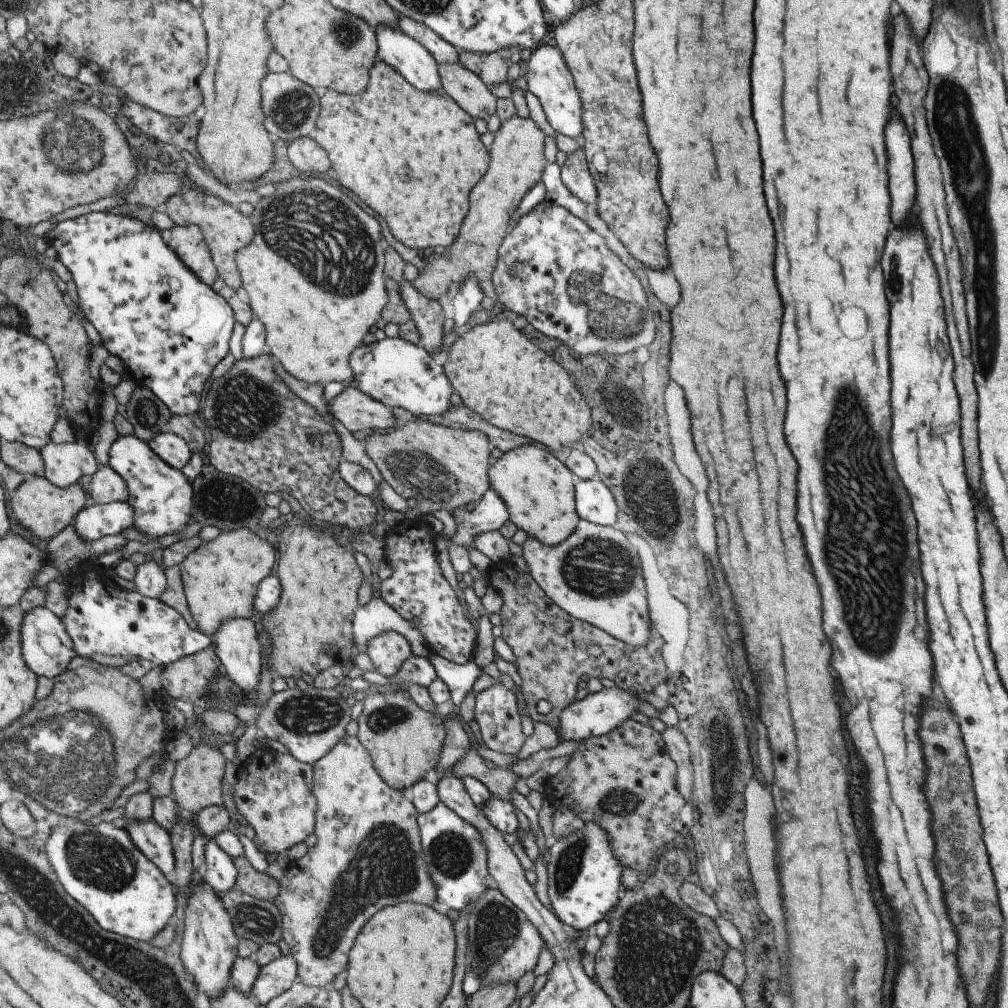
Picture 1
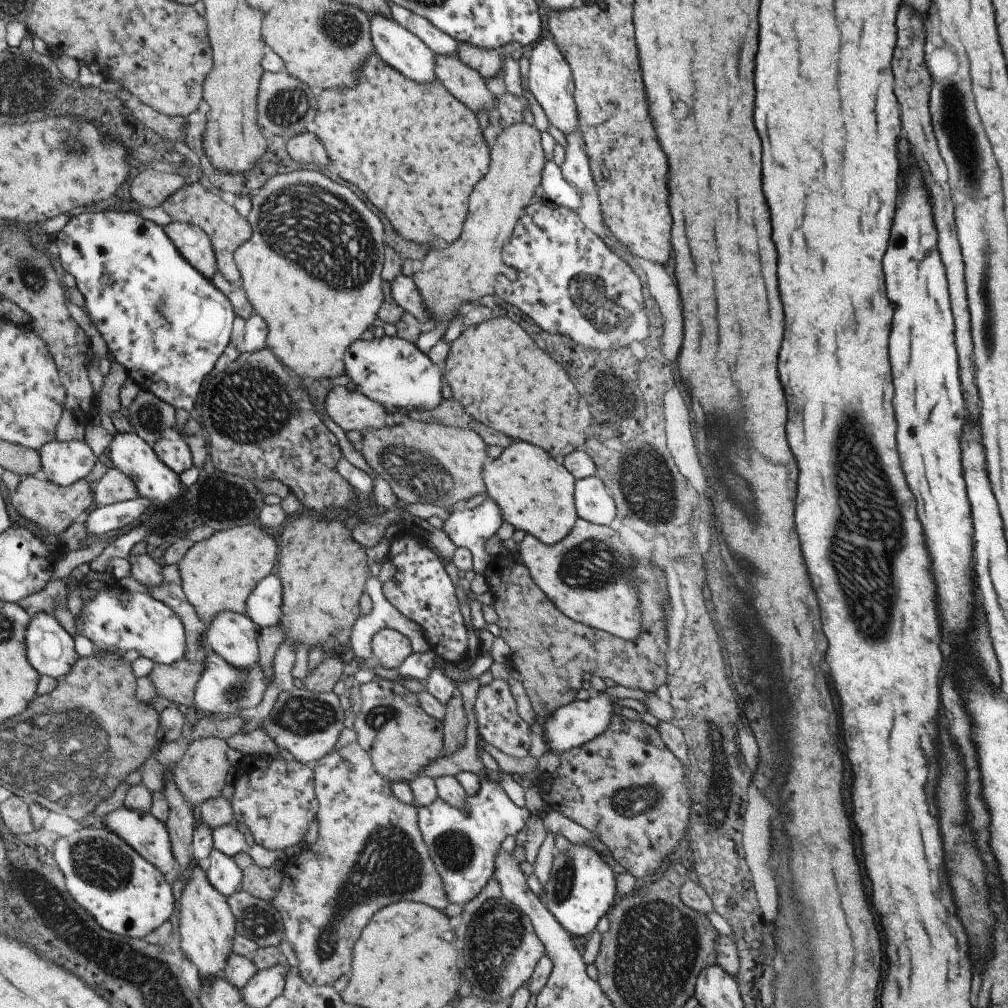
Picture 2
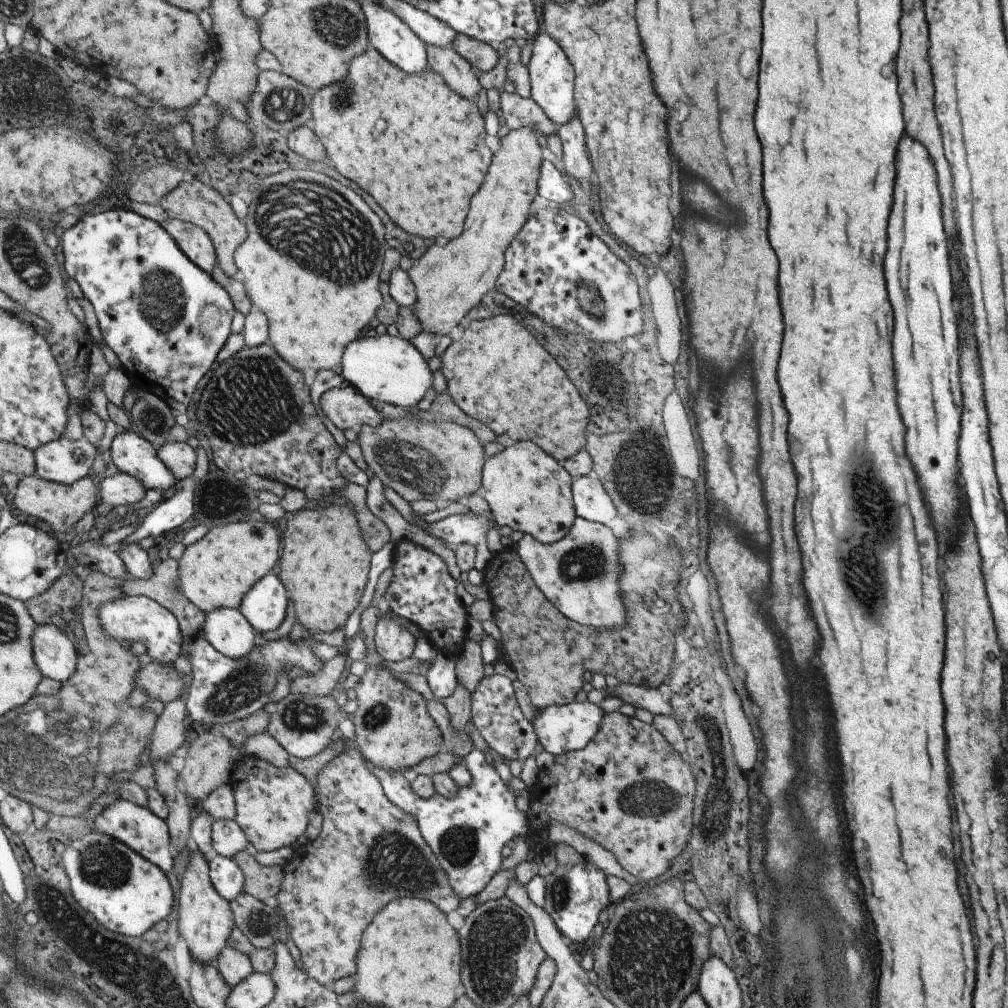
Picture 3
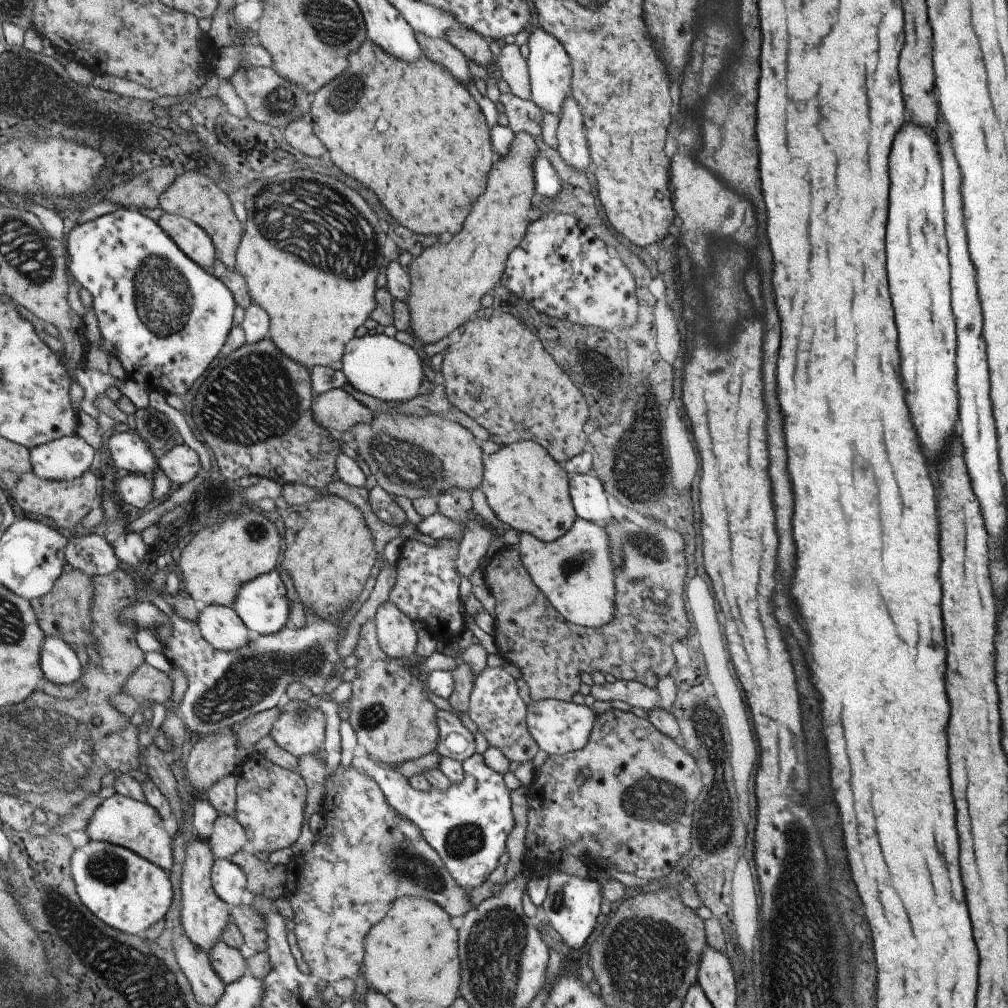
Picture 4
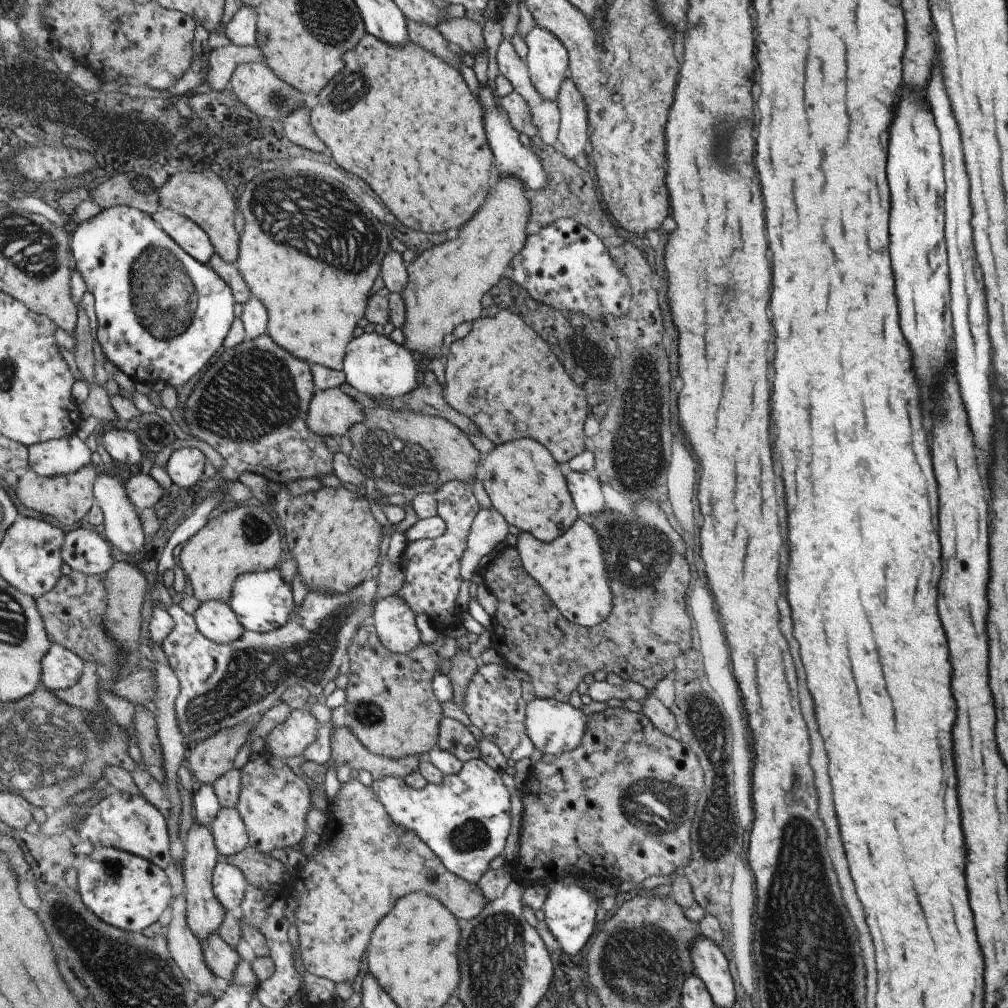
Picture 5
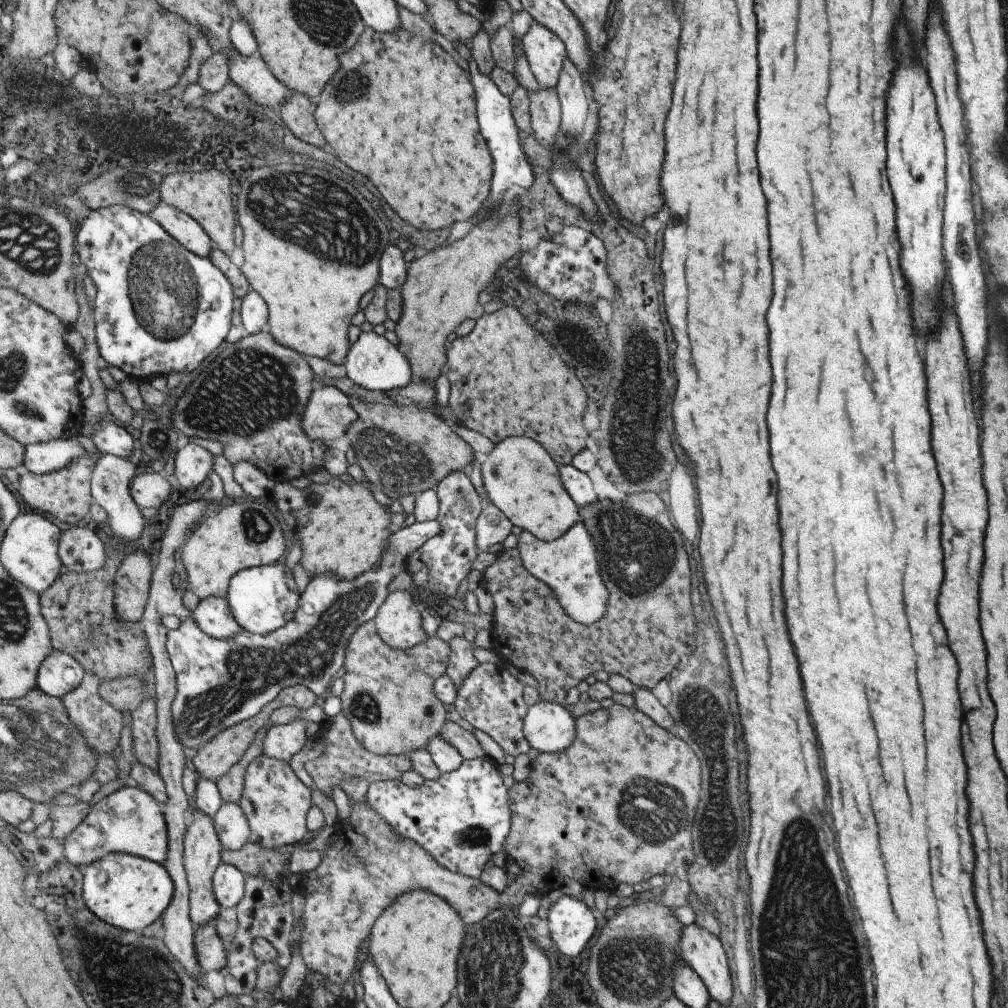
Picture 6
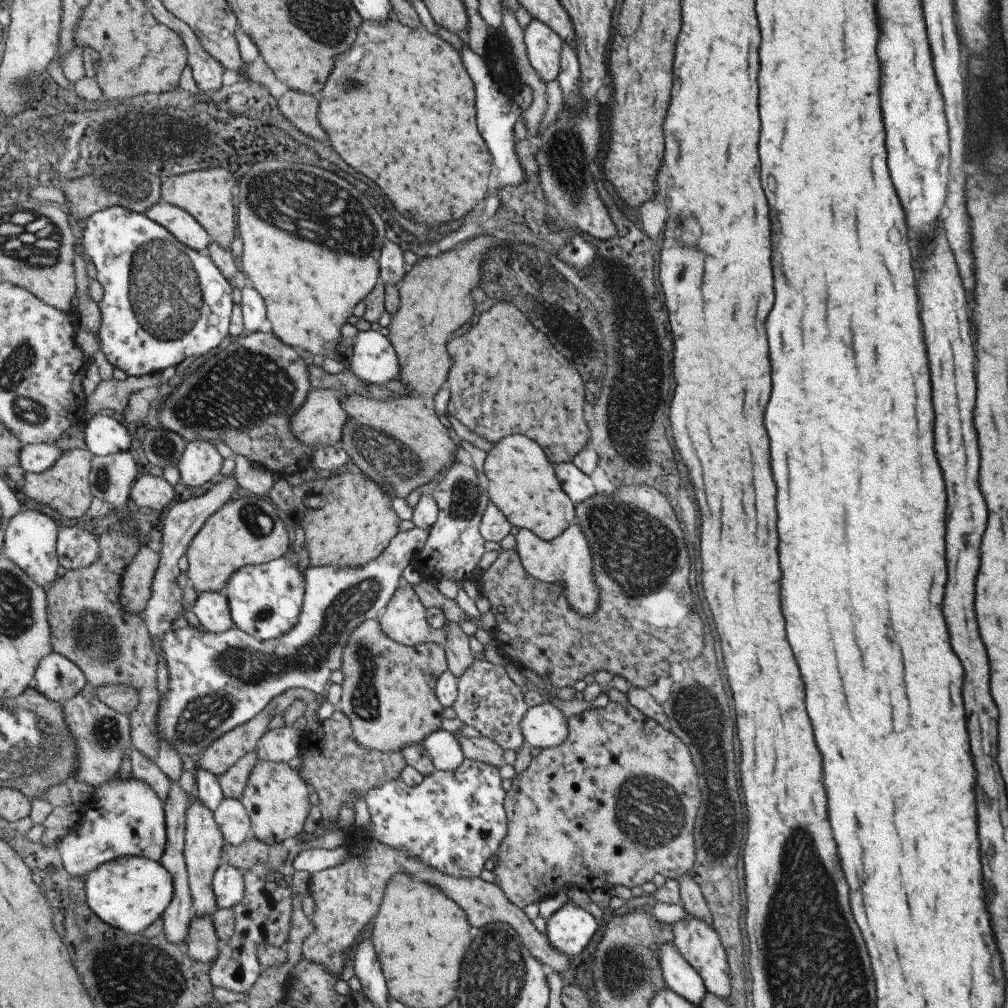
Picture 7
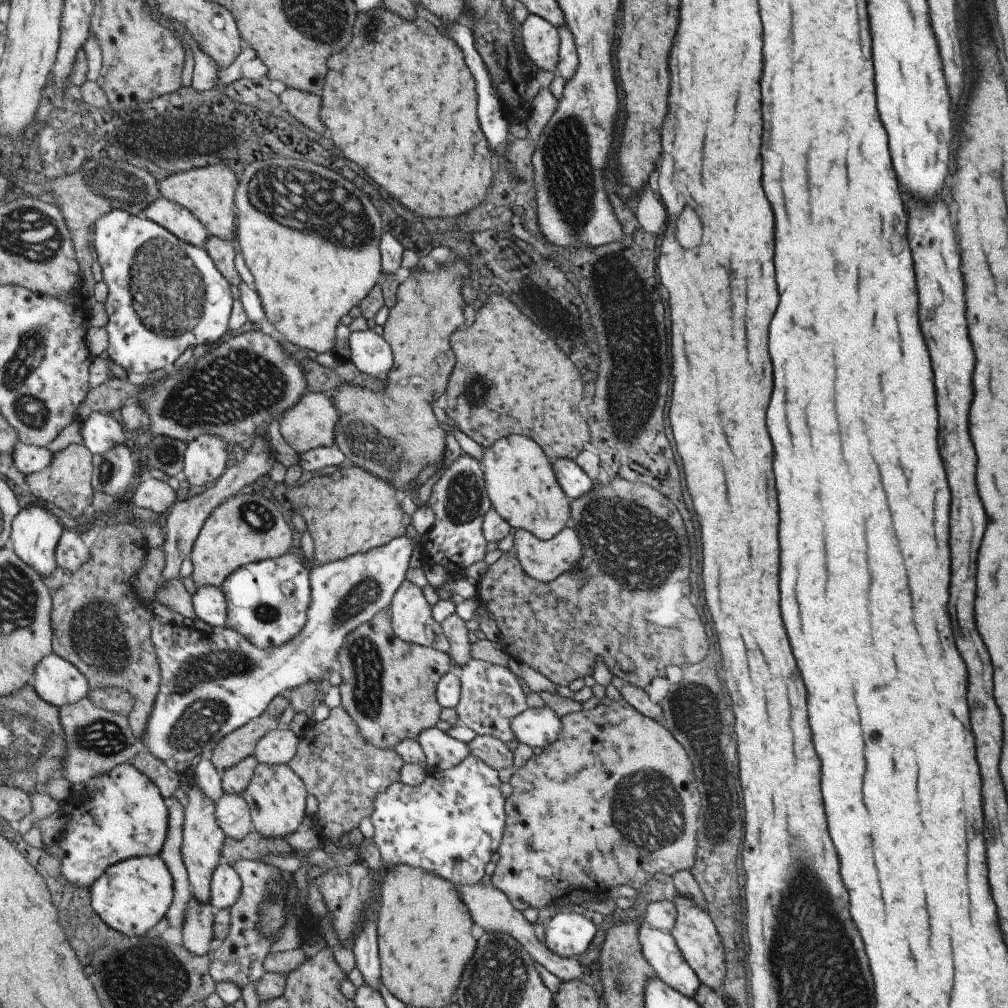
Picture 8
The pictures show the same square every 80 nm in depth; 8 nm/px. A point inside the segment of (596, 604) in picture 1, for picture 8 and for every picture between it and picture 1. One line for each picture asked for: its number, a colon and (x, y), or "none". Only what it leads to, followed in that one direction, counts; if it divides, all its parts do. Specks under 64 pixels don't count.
2: (587, 574)
3: (579, 574)
4: (575, 572)
5: (571, 569)
6: (568, 565)
7: (565, 559)
8: (546, 561)

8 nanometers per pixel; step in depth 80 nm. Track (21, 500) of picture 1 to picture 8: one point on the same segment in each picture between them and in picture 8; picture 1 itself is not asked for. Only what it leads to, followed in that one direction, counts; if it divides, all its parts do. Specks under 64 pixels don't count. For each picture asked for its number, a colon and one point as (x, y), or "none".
2: (51, 506)
3: (63, 506)
4: (66, 503)
5: (68, 498)
6: (66, 493)
7: (66, 487)
8: (67, 482)

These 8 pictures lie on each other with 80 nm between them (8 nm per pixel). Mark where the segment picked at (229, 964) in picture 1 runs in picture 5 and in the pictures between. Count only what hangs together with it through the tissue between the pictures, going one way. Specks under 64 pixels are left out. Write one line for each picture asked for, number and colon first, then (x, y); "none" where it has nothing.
2: (208, 926)
3: (206, 918)
4: (204, 916)
5: (205, 913)

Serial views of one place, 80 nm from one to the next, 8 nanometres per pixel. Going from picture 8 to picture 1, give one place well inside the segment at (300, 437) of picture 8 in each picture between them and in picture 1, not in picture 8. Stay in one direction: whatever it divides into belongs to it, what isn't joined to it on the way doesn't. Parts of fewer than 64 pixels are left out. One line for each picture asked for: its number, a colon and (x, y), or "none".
1: (358, 411)
2: (350, 408)
3: (345, 407)
4: (337, 409)
5: (333, 412)
6: (330, 413)
7: (321, 419)

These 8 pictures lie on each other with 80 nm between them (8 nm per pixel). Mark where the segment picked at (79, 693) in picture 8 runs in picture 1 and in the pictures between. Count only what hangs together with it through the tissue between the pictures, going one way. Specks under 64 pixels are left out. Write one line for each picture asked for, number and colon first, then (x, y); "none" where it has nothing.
1: (48, 648)
2: (51, 649)
3: (55, 654)
4: (61, 665)
5: (62, 668)
6: (61, 673)
7: (58, 677)

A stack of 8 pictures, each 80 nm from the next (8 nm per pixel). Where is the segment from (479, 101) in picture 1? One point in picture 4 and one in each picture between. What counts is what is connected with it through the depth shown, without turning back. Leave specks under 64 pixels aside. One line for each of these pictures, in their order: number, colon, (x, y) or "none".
2: (467, 84)
3: (458, 72)
4: (439, 49)

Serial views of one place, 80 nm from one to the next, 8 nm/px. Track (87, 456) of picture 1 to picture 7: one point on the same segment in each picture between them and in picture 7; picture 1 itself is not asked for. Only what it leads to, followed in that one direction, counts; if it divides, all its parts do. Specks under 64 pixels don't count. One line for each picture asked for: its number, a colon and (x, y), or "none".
2: (67, 462)
3: (63, 461)
4: (65, 459)
5: (69, 454)
6: (40, 458)
7: (34, 458)

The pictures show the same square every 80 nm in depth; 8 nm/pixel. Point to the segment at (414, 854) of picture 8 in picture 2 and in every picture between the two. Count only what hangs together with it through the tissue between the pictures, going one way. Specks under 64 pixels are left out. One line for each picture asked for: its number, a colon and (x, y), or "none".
2: (465, 843)
3: (467, 832)
4: (468, 824)
5: (466, 819)
6: (464, 817)
7: (455, 821)

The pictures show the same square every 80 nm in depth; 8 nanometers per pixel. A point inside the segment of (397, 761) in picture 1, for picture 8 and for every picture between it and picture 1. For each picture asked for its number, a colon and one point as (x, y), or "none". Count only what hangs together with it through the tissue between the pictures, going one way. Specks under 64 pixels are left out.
2: (402, 738)
3: (394, 728)
4: (394, 720)
5: (392, 707)
6: (389, 697)
7: (389, 692)
8: (389, 687)

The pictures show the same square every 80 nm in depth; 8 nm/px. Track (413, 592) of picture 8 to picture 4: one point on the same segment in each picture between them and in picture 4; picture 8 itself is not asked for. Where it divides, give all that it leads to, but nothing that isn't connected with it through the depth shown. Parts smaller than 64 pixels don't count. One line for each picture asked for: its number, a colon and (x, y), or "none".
4: (398, 634)
5: (396, 622)
6: (400, 622)
7: (405, 619)

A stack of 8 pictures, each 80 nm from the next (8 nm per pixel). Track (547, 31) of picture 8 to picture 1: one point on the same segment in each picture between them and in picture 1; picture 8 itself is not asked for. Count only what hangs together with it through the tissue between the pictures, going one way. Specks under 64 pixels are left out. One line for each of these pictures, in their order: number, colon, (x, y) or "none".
1: (549, 77)
2: (551, 79)
3: (552, 74)
4: (551, 70)
5: (548, 59)
6: (547, 53)
7: (544, 46)

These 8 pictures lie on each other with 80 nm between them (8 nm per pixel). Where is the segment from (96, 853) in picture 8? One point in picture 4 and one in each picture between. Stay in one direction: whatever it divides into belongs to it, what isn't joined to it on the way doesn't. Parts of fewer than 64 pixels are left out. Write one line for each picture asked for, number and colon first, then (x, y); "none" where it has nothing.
4: (124, 821)
5: (127, 821)
6: (130, 821)
7: (126, 818)

